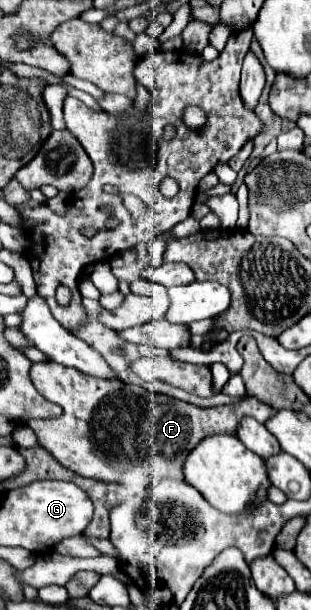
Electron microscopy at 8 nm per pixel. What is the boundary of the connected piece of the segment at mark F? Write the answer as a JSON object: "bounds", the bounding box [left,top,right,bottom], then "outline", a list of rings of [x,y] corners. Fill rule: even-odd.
{"bounds":[26,360,277,484],"outline":[[[51,360],[35,362],[31,366],[31,380],[49,402],[63,408],[63,416],[59,418],[33,419],[26,423],[37,434],[39,446],[79,476],[101,482],[127,484],[141,470],[141,464],[157,456],[163,458],[165,478],[183,480],[185,458],[203,438],[215,434],[237,436],[239,422],[245,416],[265,424],[277,414],[275,408],[253,396],[243,396],[235,404],[199,408],[165,394],[153,394],[119,378],[95,378]]]}

